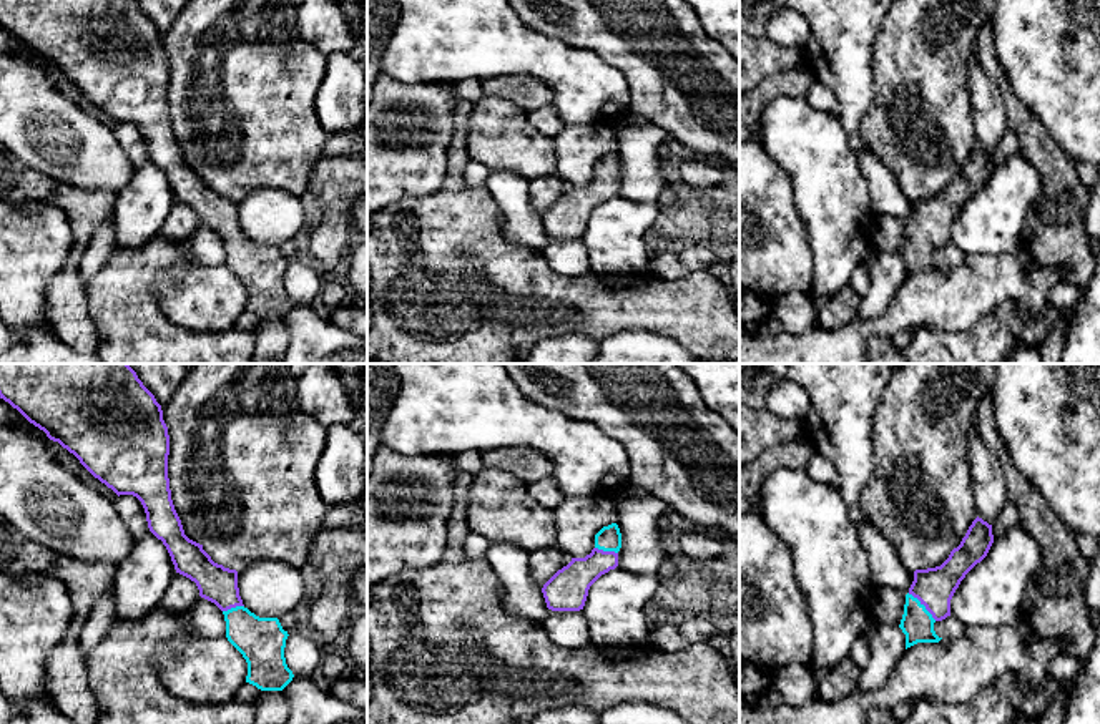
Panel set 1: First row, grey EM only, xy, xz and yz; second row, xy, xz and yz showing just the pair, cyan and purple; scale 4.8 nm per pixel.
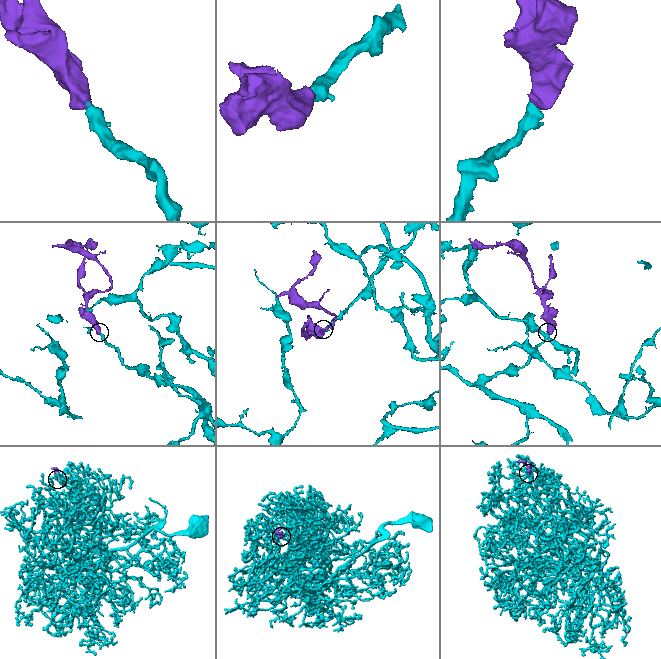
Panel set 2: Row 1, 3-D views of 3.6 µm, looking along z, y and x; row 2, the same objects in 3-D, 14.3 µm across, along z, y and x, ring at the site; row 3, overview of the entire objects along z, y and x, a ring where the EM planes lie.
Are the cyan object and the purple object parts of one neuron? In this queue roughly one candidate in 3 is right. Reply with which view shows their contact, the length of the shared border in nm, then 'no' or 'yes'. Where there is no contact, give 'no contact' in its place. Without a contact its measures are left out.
contact in yz; length 190 nm; yes

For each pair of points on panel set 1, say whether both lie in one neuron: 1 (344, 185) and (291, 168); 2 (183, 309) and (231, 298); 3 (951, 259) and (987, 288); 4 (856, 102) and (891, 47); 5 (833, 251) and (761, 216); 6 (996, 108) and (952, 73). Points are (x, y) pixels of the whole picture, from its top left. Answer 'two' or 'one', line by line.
1: two
2: one
3: two
4: two
5: two
6: two

